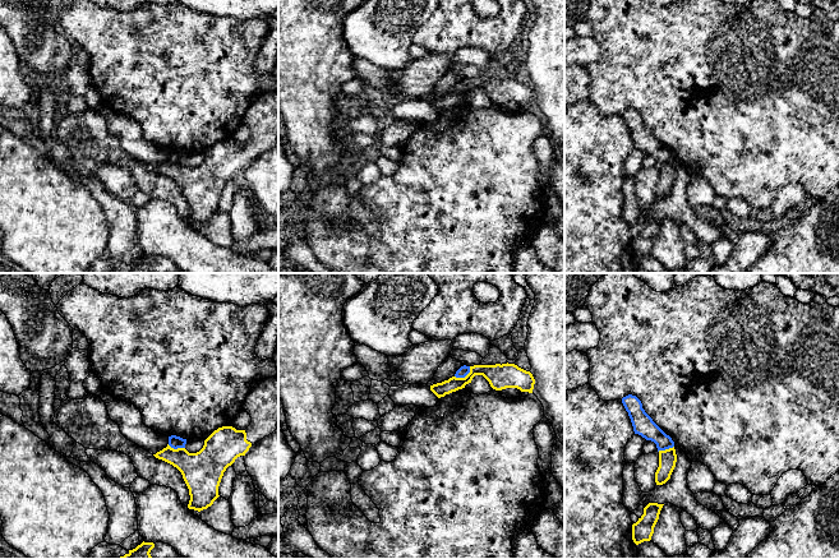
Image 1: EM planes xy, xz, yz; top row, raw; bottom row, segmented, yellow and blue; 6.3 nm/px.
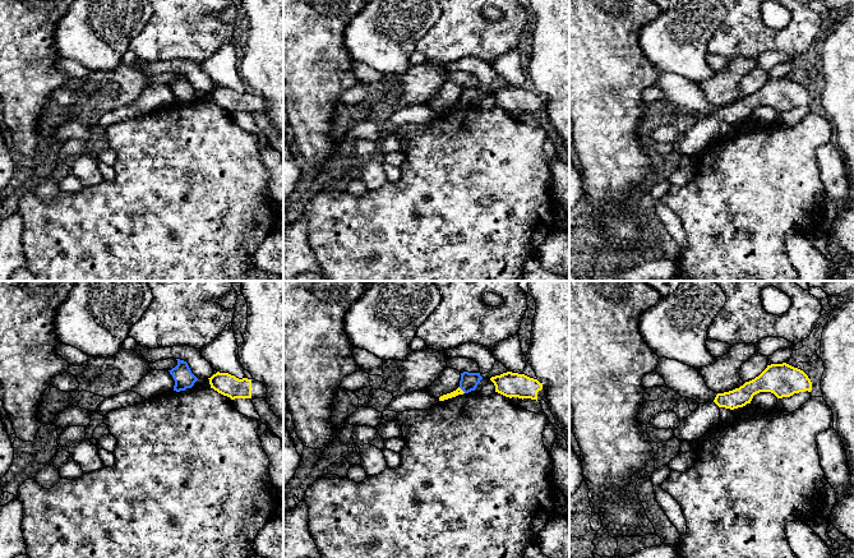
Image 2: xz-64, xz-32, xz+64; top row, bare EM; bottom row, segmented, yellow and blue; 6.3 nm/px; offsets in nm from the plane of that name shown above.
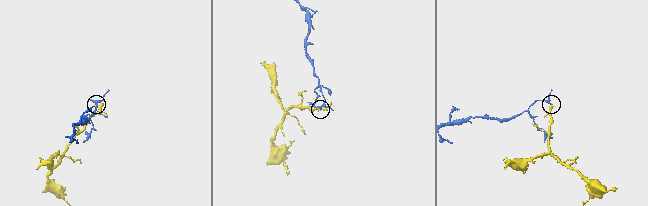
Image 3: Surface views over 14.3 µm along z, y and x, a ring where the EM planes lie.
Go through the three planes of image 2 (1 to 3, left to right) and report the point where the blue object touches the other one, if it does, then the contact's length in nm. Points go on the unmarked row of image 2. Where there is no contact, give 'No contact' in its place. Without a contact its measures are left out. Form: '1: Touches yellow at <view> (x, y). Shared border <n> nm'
1: No contact
2: Touches yellow at xz-32 (461, 104). Shared border 60 nm
3: No contact

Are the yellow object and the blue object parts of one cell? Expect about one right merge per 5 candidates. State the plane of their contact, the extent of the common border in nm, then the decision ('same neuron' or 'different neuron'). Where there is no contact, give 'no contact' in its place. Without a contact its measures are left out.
contact in xz; length 120 nm; different neuron

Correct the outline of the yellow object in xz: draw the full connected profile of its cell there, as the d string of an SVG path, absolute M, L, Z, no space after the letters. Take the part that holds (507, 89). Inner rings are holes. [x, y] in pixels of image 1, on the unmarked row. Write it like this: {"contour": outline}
{"contour": "M515 78L474 79L465 92L452 91L448 94L430 100L430 105L438 111L465 102L475 89L483 89L495 105L517 102L521 106L533 107L535 93L530 86Z"}

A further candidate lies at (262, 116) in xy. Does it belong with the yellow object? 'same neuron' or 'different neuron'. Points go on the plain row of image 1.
same neuron

